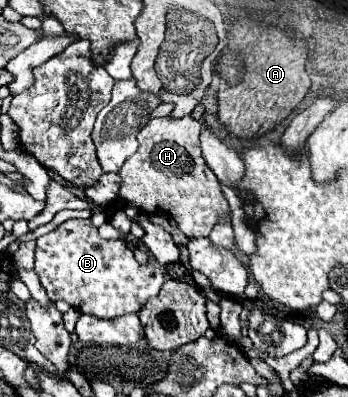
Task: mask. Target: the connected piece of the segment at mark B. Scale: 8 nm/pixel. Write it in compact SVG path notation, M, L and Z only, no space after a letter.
M67 220L53 232L37 238L35 270L49 300L65 300L81 314L117 318L139 312L165 282L165 268L139 264L123 240L103 240L89 220Z

